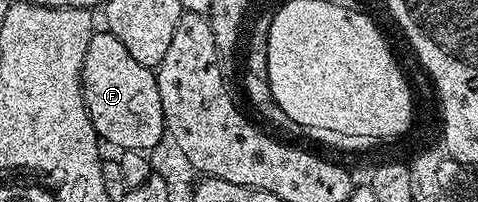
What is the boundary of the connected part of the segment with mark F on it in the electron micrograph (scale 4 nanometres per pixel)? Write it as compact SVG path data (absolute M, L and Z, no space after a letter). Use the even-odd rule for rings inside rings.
M106 30L96 31L92 36L89 46L85 50L83 59L83 69L81 70L83 79L83 101L87 107L89 118L95 127L100 141L116 144L116 149L126 150L138 148L140 150L152 150L165 140L165 129L163 127L163 111L161 110L161 94L157 90L155 73L150 68L141 66L112 32Z

